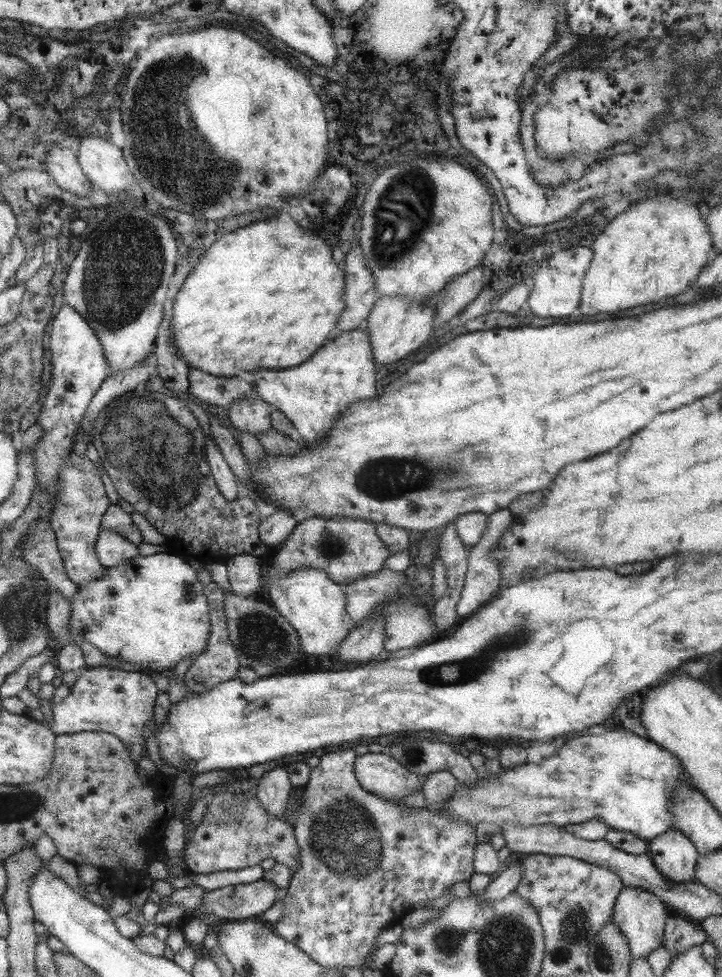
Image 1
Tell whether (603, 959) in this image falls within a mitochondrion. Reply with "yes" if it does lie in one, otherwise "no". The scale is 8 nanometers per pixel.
yes

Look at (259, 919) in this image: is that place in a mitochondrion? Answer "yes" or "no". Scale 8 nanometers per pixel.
no

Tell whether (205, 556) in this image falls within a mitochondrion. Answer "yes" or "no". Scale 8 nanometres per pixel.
no

